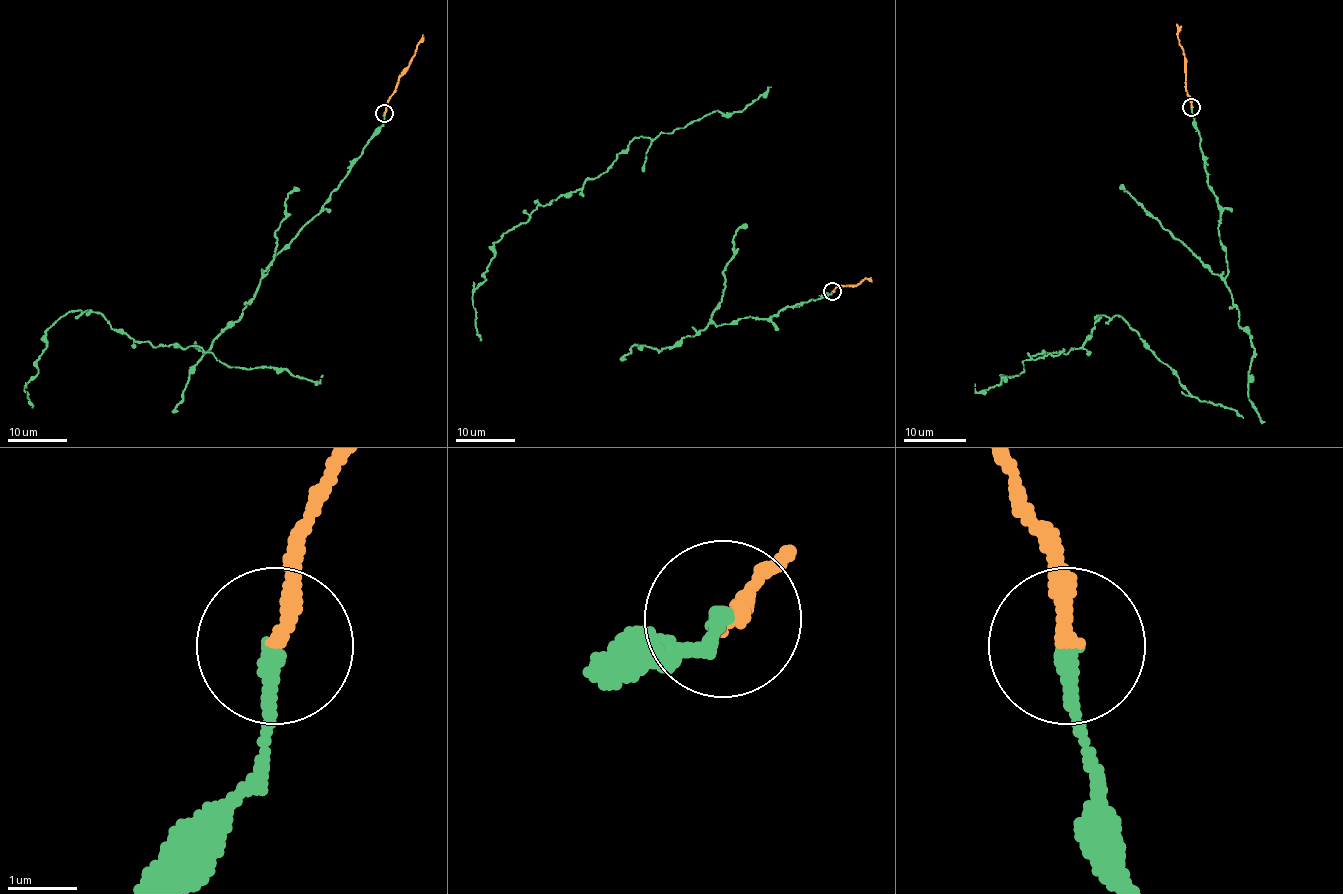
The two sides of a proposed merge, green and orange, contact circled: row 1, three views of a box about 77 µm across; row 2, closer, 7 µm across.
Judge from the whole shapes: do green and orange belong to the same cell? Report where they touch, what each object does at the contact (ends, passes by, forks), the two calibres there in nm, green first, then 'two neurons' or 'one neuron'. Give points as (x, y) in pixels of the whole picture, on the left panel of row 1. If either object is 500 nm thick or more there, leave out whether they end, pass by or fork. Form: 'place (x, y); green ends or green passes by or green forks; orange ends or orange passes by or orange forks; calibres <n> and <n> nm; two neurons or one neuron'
place (384, 113); green ends; orange ends; calibres 240 and 240 nm; one neuron

